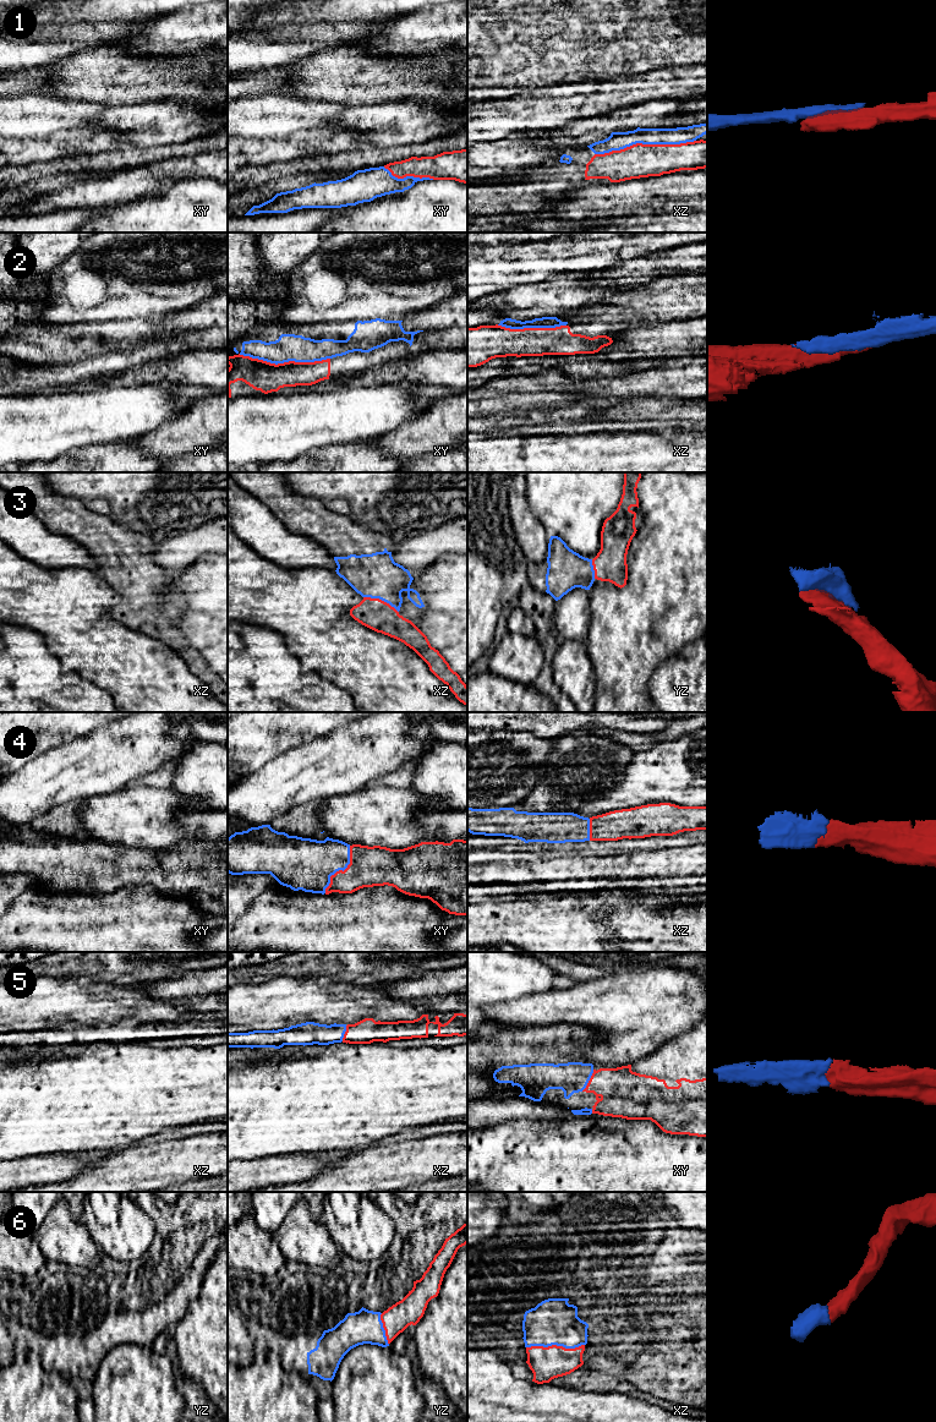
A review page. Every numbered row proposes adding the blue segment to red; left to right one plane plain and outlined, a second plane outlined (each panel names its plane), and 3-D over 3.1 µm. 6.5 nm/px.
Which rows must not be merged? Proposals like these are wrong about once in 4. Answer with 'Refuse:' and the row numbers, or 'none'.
Refuse: 2

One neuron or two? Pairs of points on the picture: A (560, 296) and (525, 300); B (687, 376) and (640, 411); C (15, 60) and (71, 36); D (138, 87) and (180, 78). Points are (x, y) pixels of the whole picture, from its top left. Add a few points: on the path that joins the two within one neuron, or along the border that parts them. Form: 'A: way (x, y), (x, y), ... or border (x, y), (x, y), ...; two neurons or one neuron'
A: way (552, 296), (534, 296); one neuron
B: border (630, 397), (673, 397), (688, 400); two neurons
C: way (28, 48), (58, 42); one neuron
D: way (148, 81), (170, 81); one neuron

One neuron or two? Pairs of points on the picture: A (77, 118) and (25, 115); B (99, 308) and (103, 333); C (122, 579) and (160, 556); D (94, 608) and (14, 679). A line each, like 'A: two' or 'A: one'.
A: one
B: two
C: two
D: two

